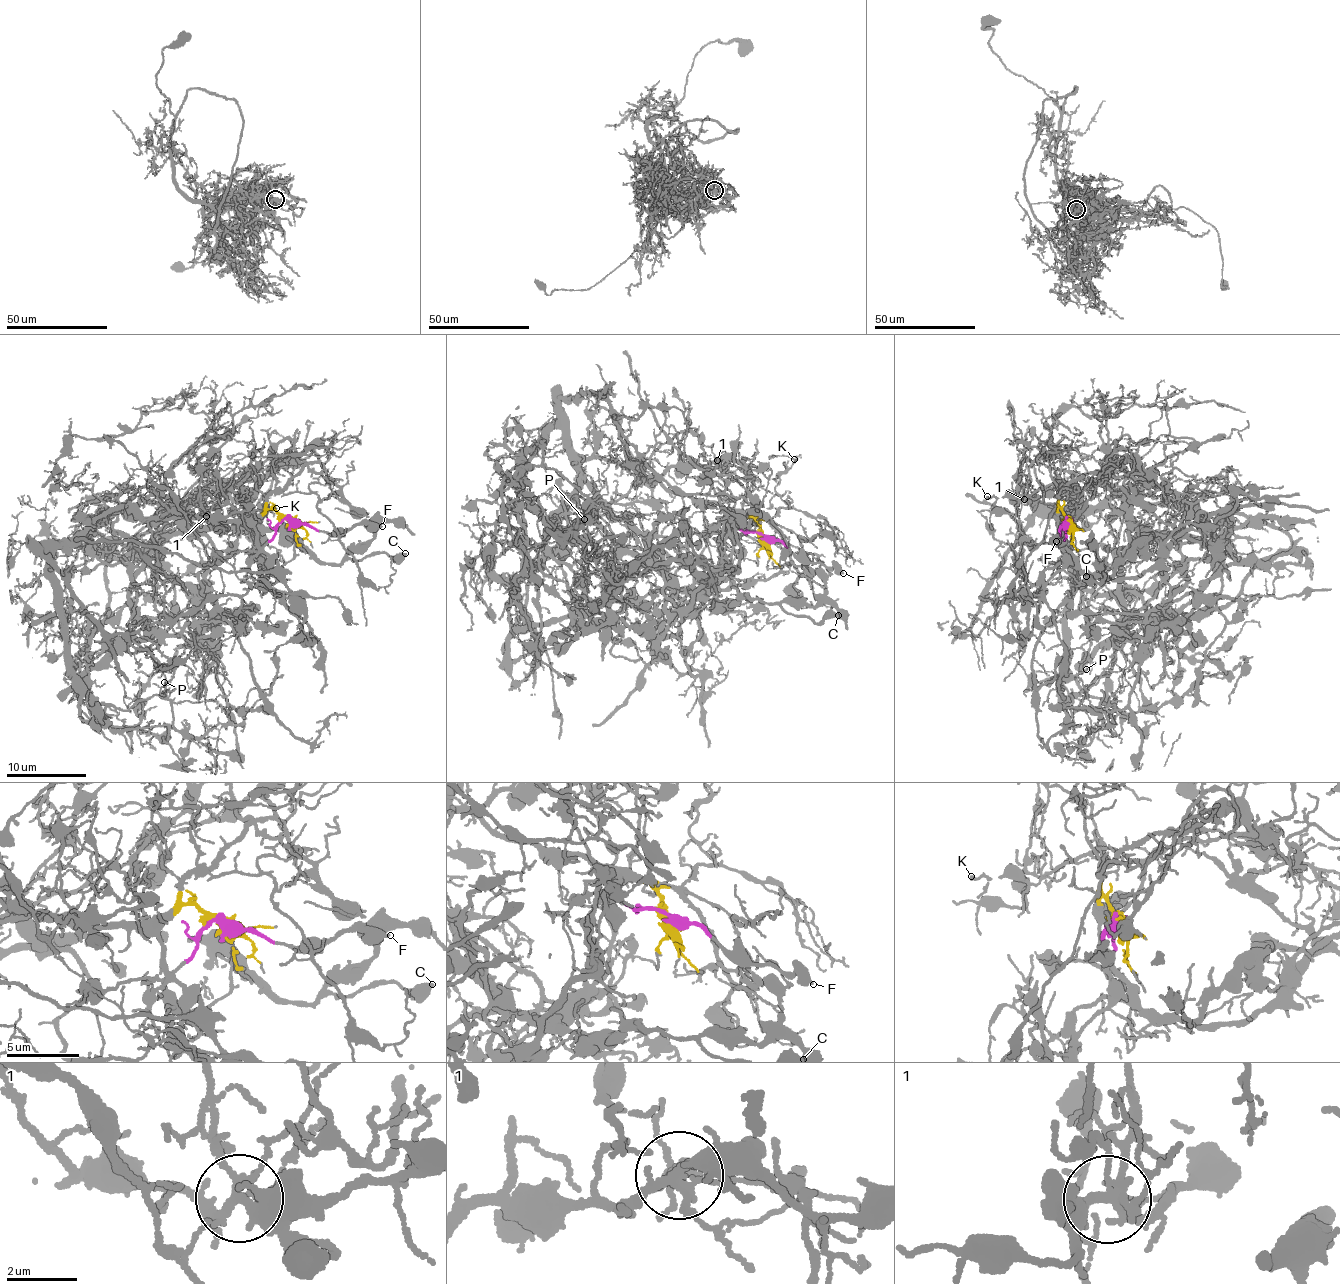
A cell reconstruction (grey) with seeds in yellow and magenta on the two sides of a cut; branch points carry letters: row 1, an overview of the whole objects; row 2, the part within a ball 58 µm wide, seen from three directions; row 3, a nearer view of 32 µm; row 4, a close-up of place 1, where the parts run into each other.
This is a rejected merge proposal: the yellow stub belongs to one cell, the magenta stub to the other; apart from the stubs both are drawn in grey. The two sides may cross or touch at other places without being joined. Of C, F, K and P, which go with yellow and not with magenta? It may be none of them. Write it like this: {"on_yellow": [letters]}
{"on_yellow": ["C", "K", "P"]}

